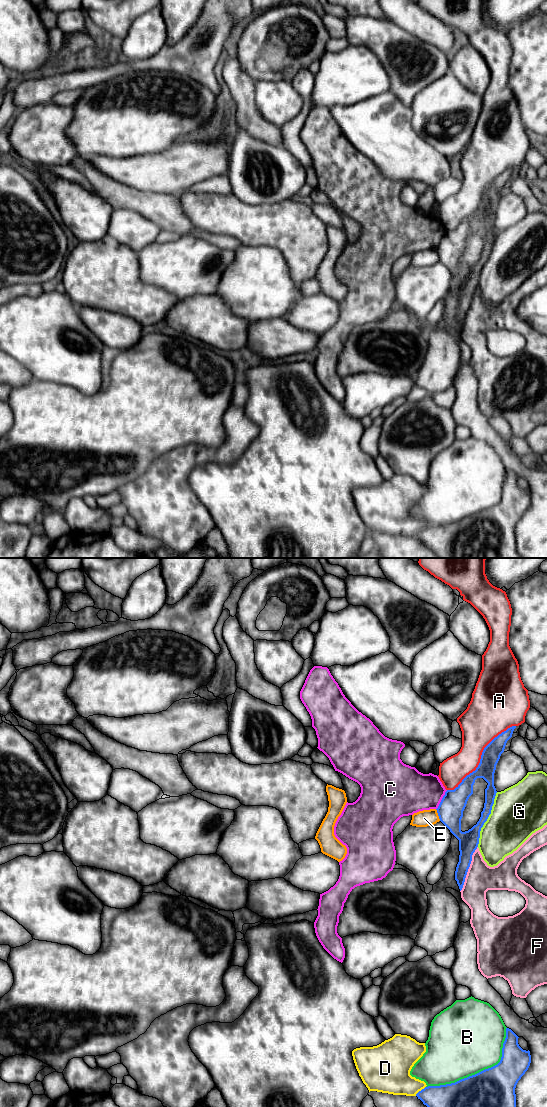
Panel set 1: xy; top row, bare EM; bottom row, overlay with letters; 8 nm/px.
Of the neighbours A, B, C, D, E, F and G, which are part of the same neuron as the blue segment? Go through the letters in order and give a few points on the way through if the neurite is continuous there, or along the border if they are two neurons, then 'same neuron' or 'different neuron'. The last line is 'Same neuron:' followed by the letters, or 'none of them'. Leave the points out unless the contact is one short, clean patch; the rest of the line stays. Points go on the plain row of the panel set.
A: different neuron
B: different neuron
C: different neuron
D: different neuron
E: border along xy (435, 249), (440, 260); different neuron
F: different neuron
G: different neuron
Same neuron: none of them

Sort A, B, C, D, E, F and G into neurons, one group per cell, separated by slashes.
A / B / C / D / E / F / G

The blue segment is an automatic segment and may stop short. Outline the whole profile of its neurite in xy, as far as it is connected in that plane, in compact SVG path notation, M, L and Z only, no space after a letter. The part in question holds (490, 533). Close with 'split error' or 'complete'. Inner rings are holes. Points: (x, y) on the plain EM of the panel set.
M506 468L502 497L497 505L455 523L425 527L416 536L438 558L522 558L516 549L515 528L530 506L531 495L519 486L518 478Z | complete

